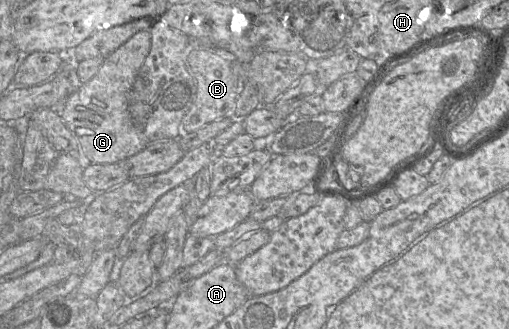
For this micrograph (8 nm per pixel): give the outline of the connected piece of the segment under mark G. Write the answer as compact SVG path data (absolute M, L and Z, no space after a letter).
M141 30L129 38L124 44L113 51L109 56L107 56L102 65L100 66L98 72L87 82L82 83L79 87L64 101L64 103L59 108L53 108L58 111L65 125L74 134L78 144L80 146L81 153L86 157L91 163L115 163L126 160L127 158L137 154L143 150L150 142L144 135L143 131L134 123L130 111L129 111L129 93L132 89L133 83L135 81L136 75L144 63L149 51L151 49L151 34L150 30Z

